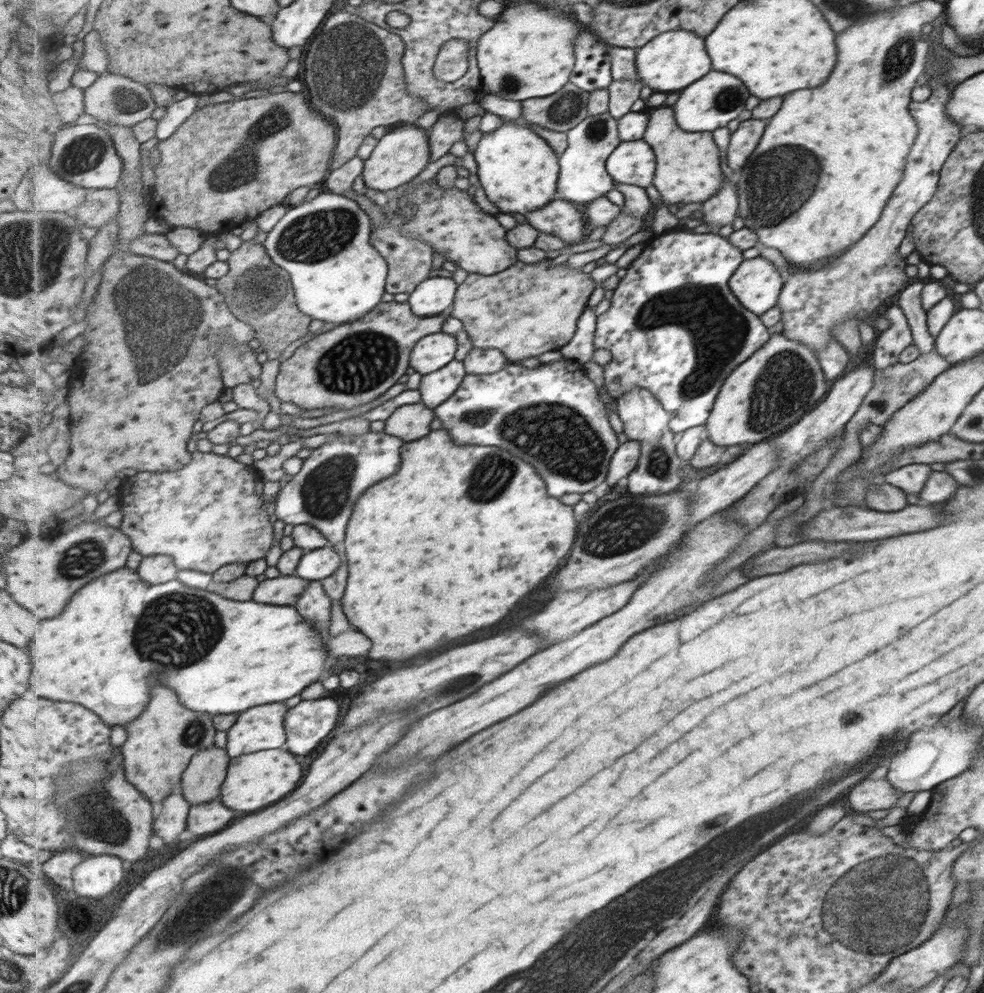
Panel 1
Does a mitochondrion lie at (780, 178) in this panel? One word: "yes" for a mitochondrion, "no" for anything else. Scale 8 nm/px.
yes

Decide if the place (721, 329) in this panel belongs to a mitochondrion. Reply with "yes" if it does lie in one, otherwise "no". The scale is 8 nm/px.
yes

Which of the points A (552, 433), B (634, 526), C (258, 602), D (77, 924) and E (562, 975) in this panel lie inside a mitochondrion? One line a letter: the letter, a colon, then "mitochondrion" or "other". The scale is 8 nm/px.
A: mitochondrion
B: mitochondrion
C: other
D: other
E: mitochondrion

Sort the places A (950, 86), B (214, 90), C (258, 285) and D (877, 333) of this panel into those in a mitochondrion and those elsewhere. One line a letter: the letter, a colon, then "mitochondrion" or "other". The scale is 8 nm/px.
A: other
B: other
C: mitochondrion
D: other

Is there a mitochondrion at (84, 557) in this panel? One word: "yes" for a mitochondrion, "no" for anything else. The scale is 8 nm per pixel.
yes

